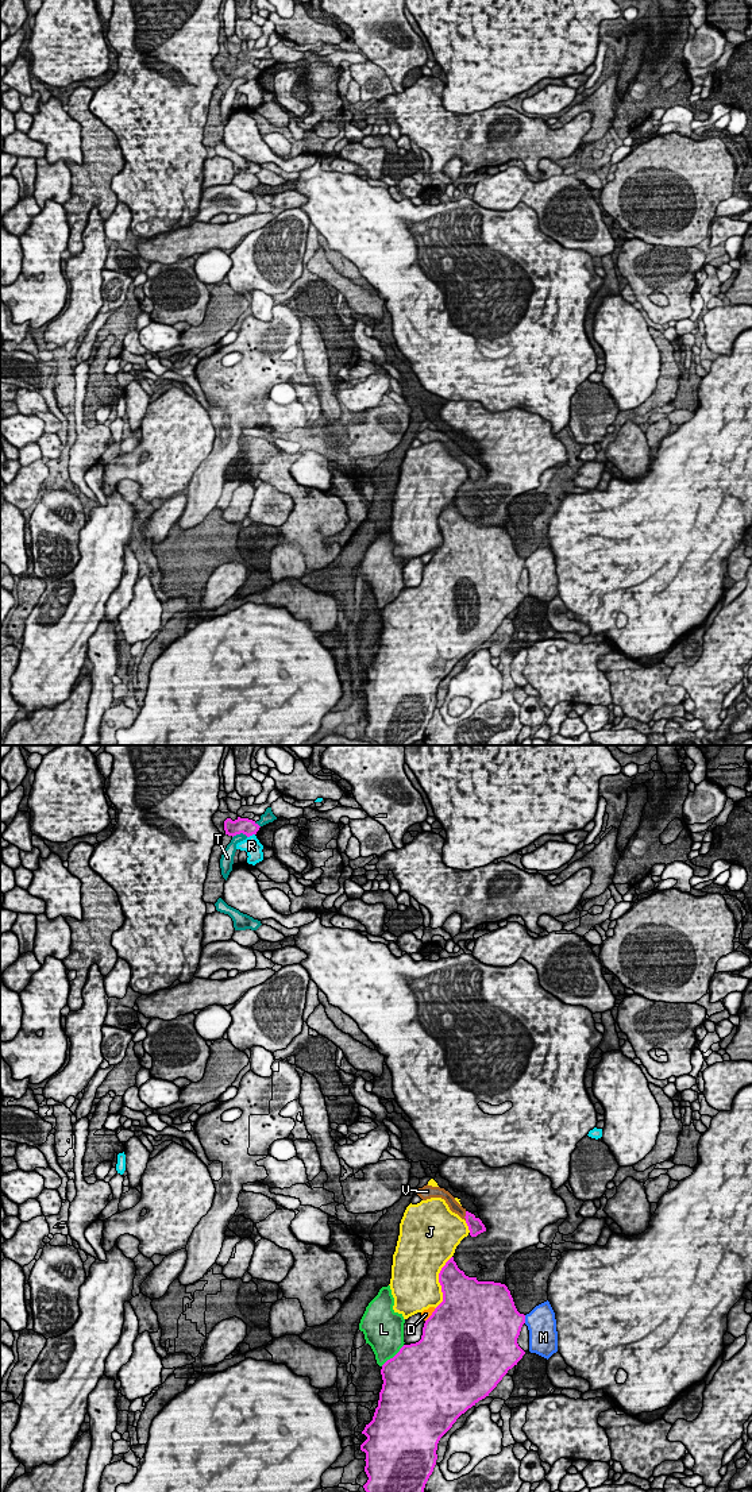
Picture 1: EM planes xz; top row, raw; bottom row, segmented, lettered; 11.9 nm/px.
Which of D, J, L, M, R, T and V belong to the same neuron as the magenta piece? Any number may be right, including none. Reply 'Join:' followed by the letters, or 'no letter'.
Join: V

